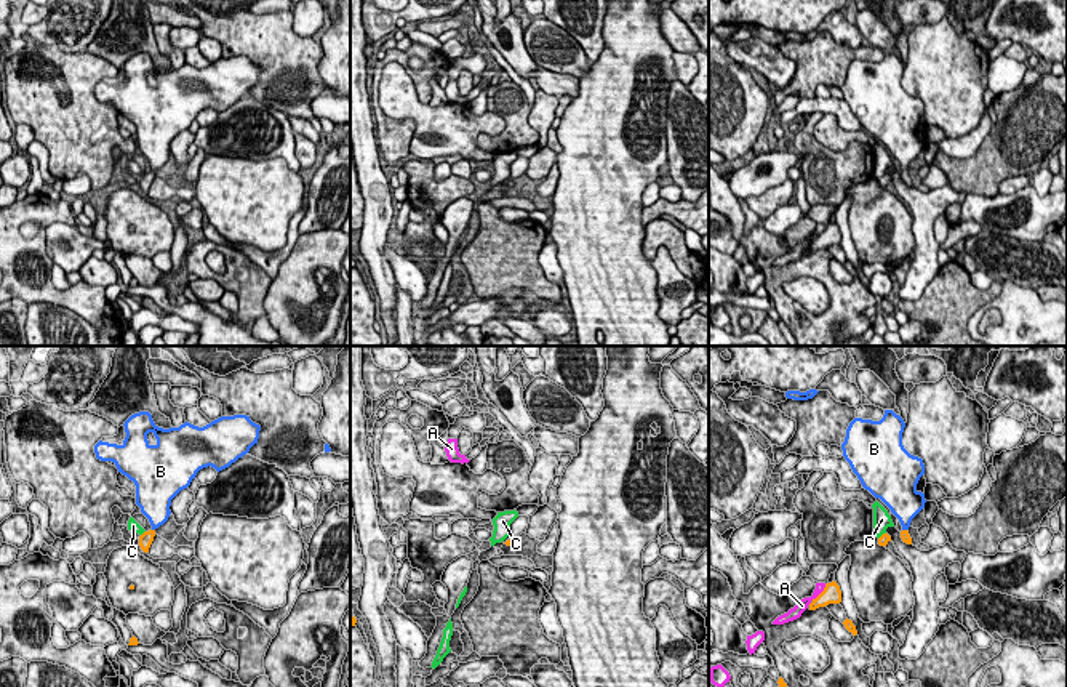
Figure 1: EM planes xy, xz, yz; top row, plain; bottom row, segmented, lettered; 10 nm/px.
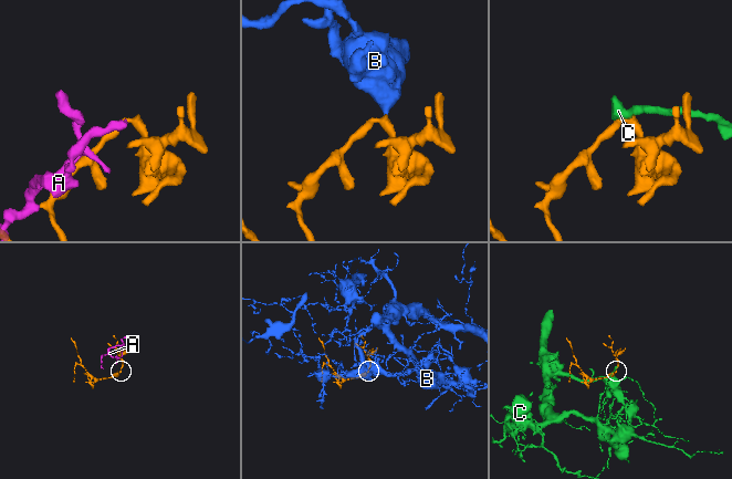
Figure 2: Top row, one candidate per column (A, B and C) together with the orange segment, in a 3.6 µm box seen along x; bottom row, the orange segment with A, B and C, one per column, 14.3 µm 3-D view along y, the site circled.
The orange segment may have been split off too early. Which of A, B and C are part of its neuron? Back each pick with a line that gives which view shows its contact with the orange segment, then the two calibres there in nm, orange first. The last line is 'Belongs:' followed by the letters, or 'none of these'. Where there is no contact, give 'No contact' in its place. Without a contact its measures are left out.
B: Touches orange in yz. Thickness 90 nm (orange) against 280 nm
Belongs: B

